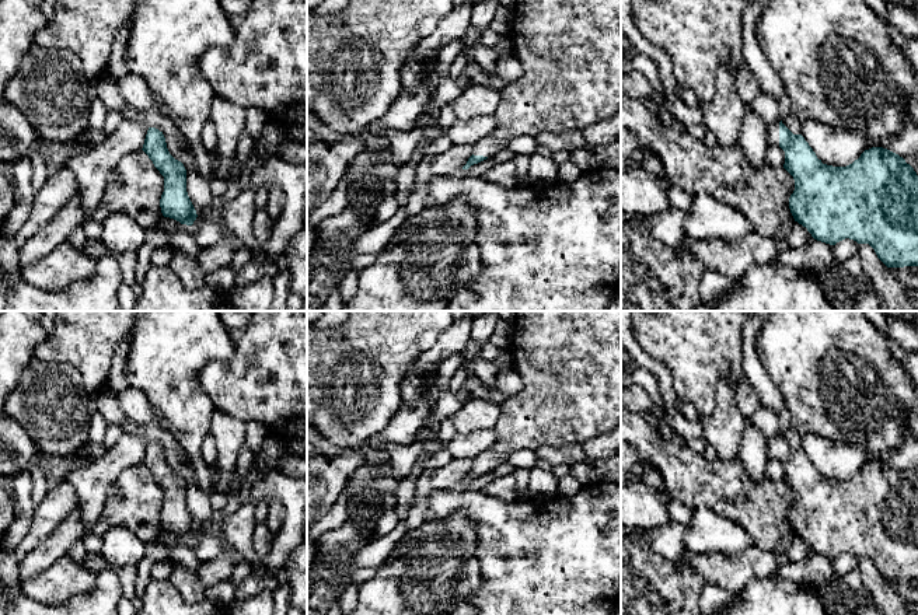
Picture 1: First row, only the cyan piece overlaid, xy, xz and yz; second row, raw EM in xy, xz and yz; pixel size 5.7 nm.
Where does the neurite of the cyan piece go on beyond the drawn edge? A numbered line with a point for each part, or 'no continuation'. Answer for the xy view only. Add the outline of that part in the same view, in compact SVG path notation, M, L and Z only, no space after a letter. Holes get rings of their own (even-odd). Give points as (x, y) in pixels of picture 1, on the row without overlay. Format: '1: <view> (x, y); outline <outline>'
no continuation

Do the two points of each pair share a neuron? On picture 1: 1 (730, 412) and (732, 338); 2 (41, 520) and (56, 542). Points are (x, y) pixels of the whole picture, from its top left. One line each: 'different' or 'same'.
1: different
2: different

